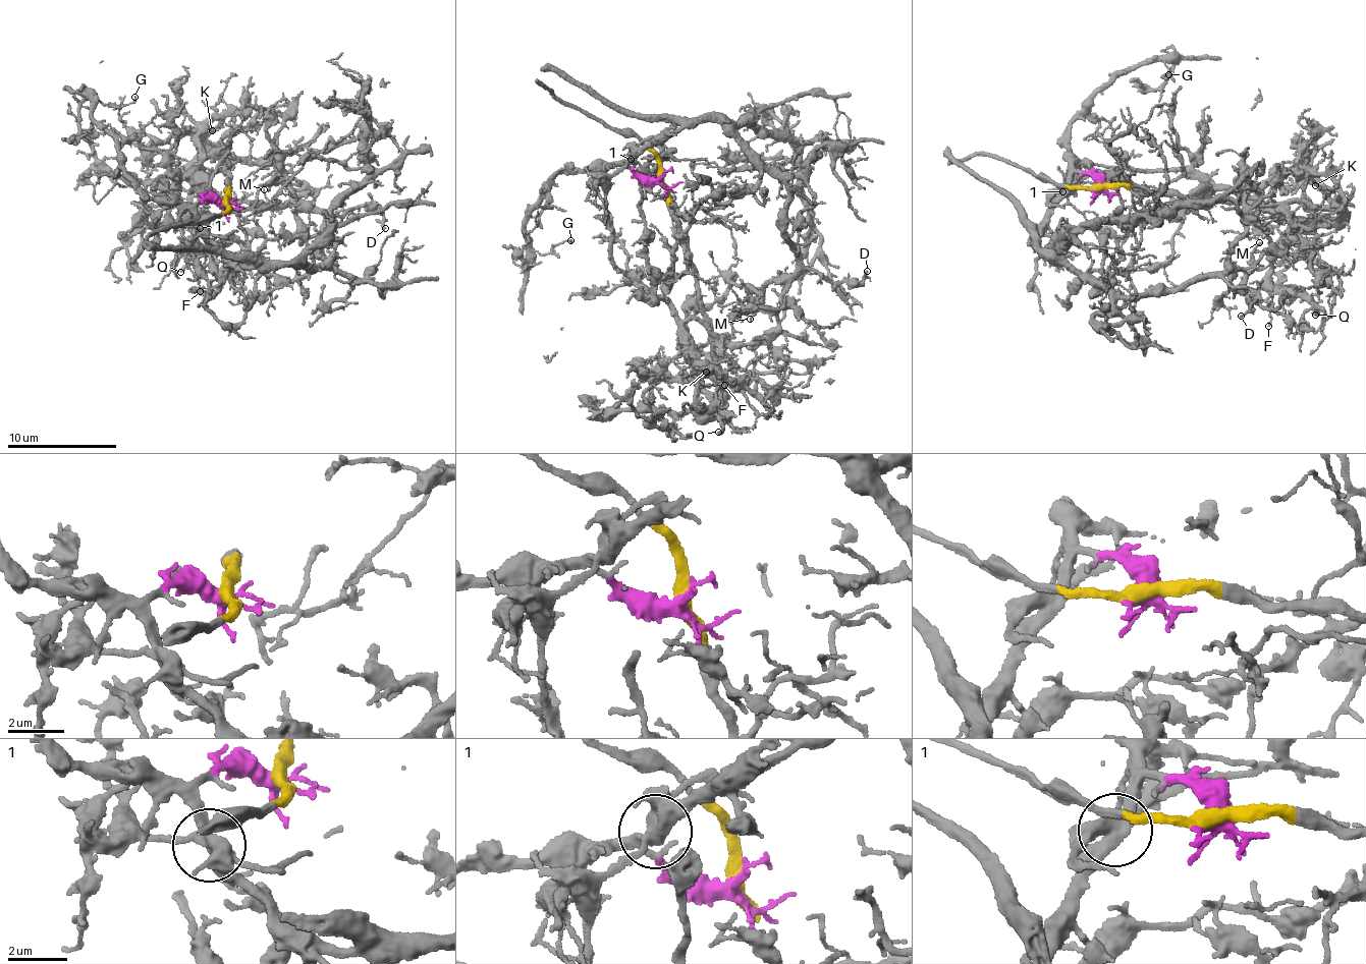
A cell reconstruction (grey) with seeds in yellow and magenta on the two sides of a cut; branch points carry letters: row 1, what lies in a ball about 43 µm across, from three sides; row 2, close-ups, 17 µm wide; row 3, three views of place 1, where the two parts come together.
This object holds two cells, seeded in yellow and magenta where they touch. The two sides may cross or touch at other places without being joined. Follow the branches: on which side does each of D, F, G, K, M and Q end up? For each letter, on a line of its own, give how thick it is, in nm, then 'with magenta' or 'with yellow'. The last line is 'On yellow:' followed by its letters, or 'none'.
D: calibre 100 nm; with magenta
F: calibre 110 nm; with yellow
G: calibre 130 nm; with magenta
K: calibre 110 nm; with yellow
M: calibre 80 nm; with magenta
Q: calibre 220 nm; with yellow
On yellow: F, K, Q

